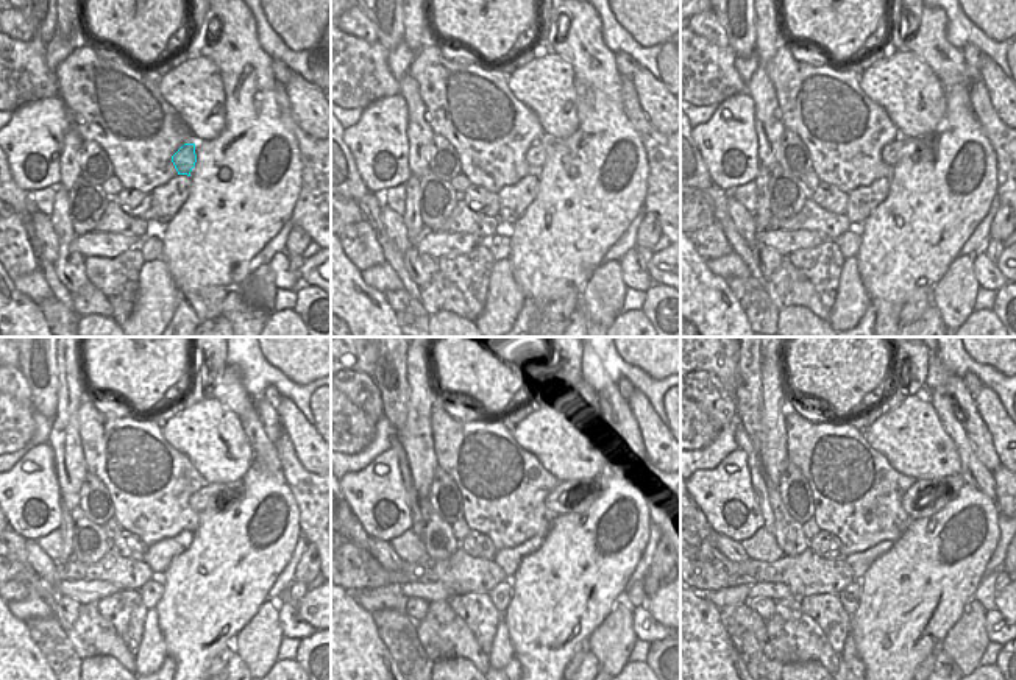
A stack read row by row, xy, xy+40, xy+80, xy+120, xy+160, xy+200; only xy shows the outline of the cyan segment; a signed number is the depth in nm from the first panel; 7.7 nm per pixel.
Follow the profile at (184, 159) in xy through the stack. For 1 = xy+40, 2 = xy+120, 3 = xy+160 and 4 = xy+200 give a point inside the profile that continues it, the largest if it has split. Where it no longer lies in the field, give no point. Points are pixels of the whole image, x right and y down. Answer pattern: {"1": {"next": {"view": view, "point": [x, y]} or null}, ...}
{"1": {"next": {"view": "xy+40", "point": [536, 155]}}, "2": {"next": {"view": "xy+120", "point": [205, 498]}}, "3": {"next": {"view": "xy+160", "point": [554, 501]}}, "4": {"next": {"view": "xy+200", "point": [923, 488]}}}

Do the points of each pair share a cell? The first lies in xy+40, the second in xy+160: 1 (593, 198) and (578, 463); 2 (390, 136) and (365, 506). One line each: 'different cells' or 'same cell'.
1: different cells
2: same cell

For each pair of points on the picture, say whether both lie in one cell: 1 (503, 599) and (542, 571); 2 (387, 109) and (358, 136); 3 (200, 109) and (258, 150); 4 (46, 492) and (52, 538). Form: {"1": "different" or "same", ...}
{"1": "different", "2": "same", "3": "different", "4": "different"}

